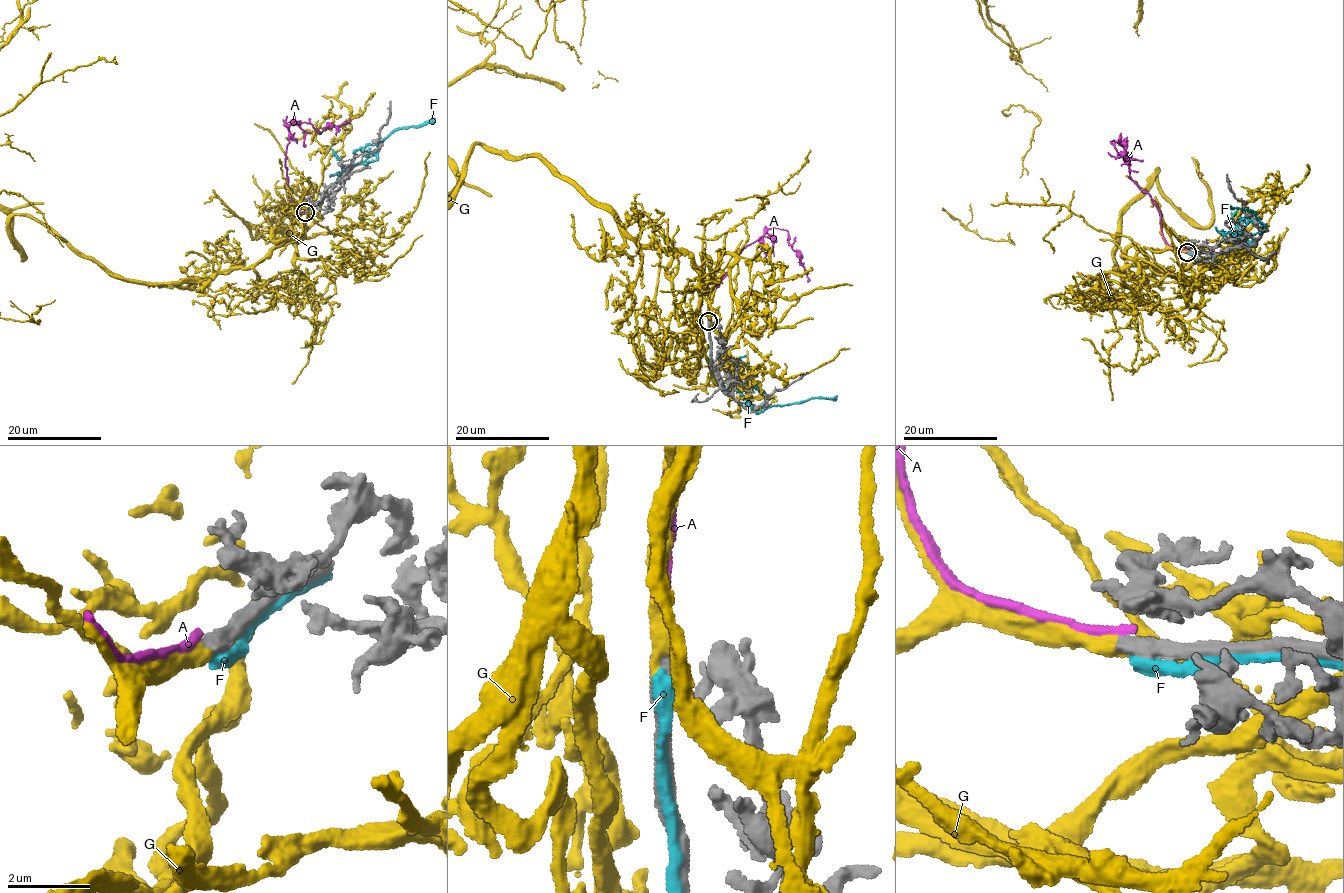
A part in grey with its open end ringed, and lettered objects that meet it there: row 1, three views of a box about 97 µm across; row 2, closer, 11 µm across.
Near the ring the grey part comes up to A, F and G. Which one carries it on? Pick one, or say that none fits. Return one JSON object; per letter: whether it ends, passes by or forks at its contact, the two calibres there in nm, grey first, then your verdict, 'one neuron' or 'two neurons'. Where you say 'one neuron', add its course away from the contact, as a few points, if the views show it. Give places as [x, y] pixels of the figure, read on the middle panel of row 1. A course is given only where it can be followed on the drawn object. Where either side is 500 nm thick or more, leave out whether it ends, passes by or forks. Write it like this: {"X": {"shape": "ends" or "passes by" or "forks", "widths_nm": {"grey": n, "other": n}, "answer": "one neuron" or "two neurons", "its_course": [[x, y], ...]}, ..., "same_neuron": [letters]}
{"A": {"widths_nm": {"grey": 500, "other": 220}, "answer": "two neurons"}, "F": {"shape": "passes by", "widths_nm": {"grey": 280, "other": 280}, "answer": "two neurons"}, "G": {"widths_nm": {"grey": 550, "other": 360}, "answer": "one neuron"}, "same_neuron": ["G"]}

